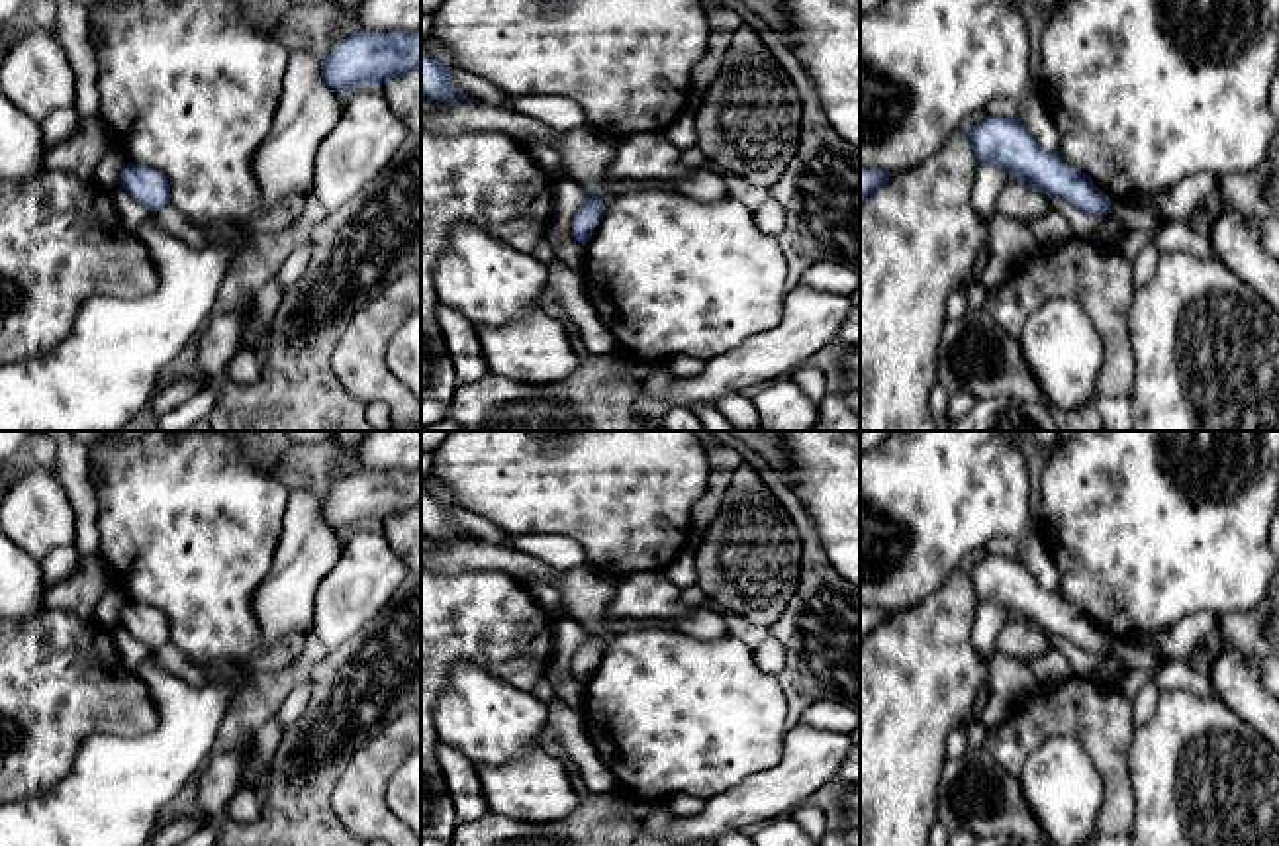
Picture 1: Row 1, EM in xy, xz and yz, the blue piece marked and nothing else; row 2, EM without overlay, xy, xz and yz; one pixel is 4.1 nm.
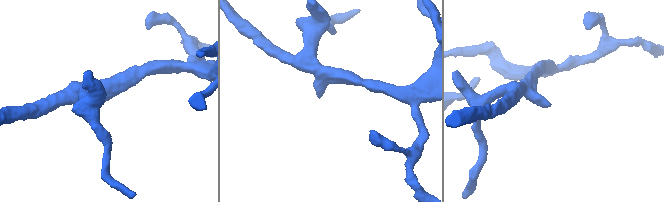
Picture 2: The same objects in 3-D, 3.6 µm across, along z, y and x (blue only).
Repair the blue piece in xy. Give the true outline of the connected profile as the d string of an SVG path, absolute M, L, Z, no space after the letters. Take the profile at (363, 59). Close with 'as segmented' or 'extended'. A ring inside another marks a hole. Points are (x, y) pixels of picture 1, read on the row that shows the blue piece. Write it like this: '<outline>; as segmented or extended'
M360 31L337 41L321 61L321 78L335 90L380 86L421 69L421 31Z; as segmented

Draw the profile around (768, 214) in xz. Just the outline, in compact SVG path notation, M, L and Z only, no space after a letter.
M766 194L756 196L752 202L756 227L766 235L776 237L785 223L785 212L780 202Z

